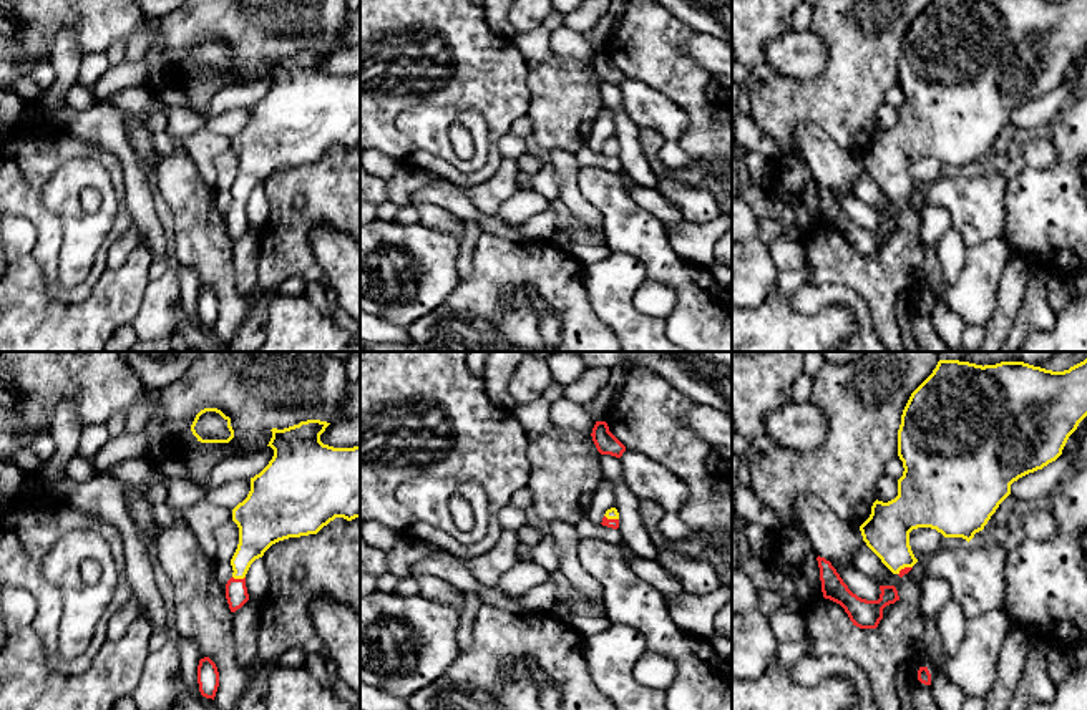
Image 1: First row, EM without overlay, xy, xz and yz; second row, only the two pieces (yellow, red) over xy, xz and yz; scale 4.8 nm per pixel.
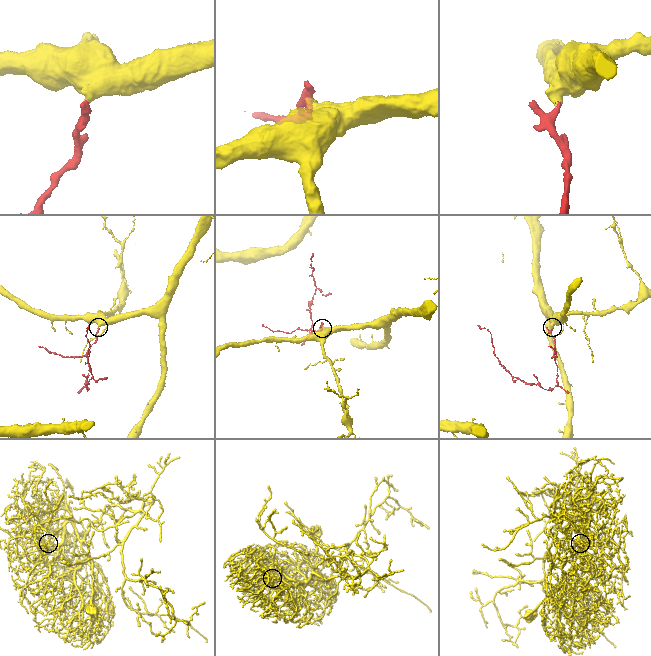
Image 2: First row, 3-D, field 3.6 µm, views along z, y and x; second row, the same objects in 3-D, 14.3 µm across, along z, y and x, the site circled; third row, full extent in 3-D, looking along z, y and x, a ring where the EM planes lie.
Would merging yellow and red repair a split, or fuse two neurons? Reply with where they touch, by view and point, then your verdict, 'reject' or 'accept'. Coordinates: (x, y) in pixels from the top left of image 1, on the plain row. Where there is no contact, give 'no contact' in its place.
meets yellow in xy at (239, 206); accept

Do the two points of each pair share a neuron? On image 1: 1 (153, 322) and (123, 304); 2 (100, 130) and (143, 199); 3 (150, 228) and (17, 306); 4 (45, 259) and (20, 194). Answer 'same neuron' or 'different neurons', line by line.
1: different neurons
2: same neuron
3: different neurons
4: same neuron

